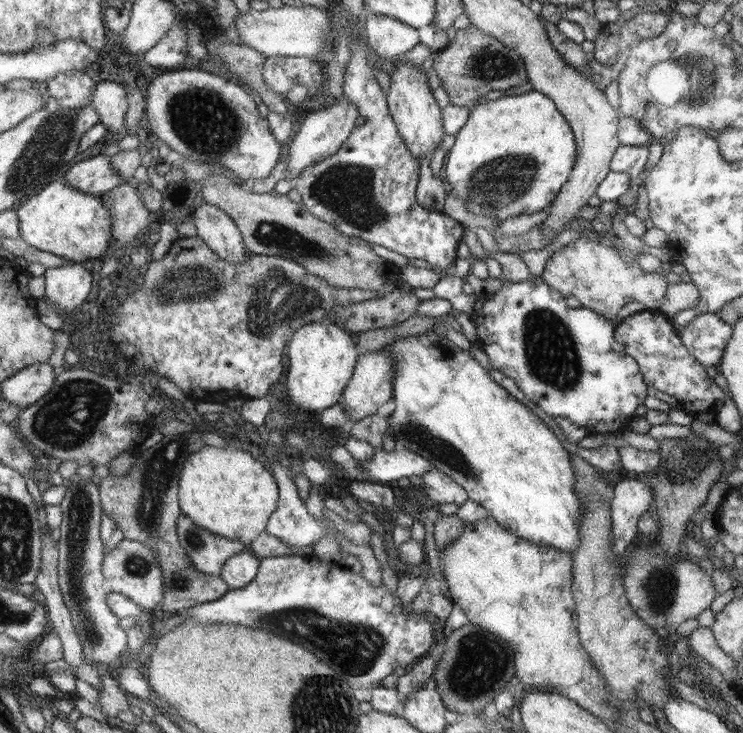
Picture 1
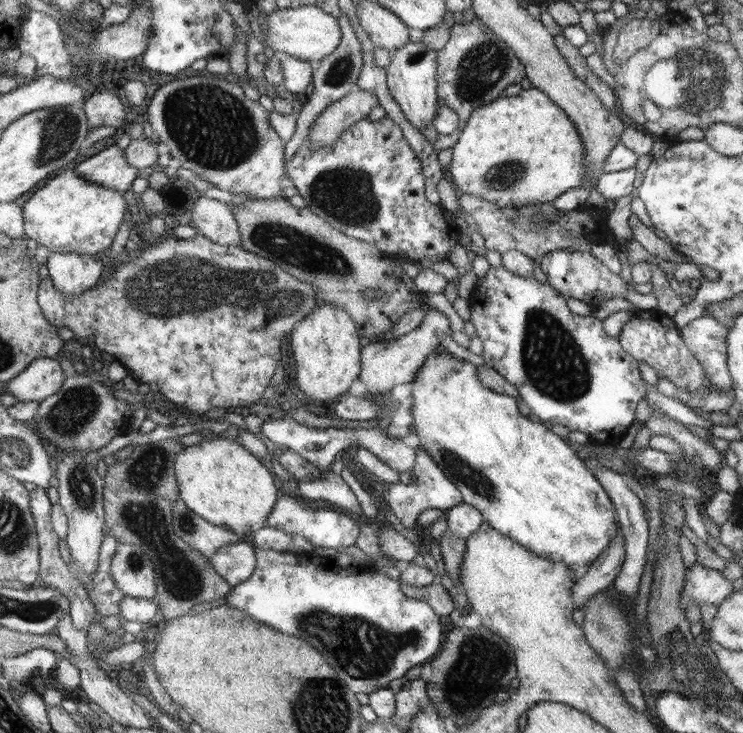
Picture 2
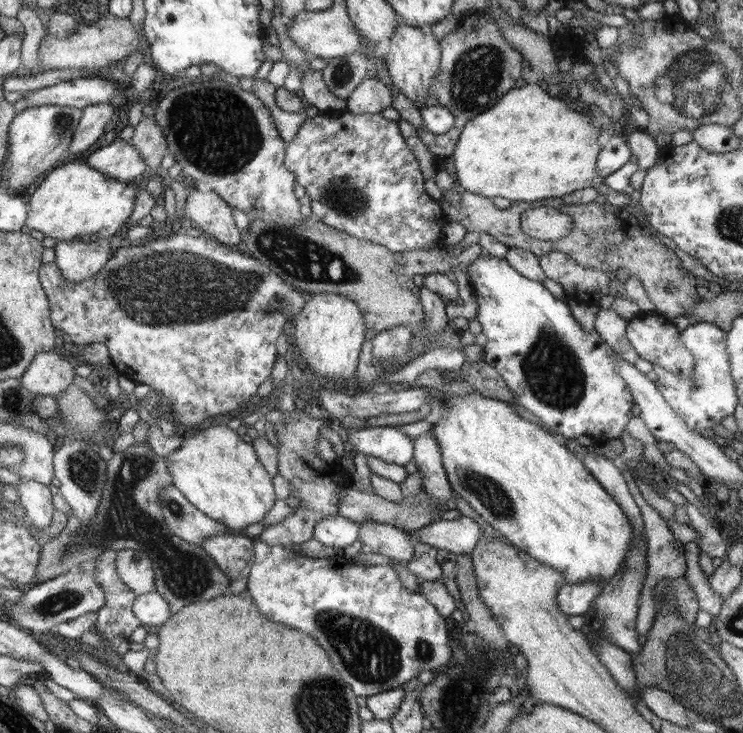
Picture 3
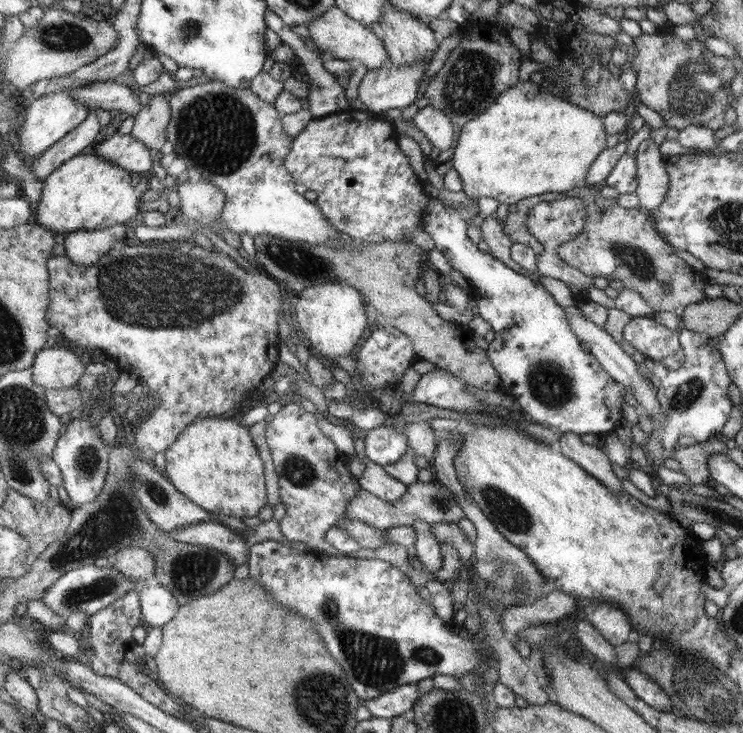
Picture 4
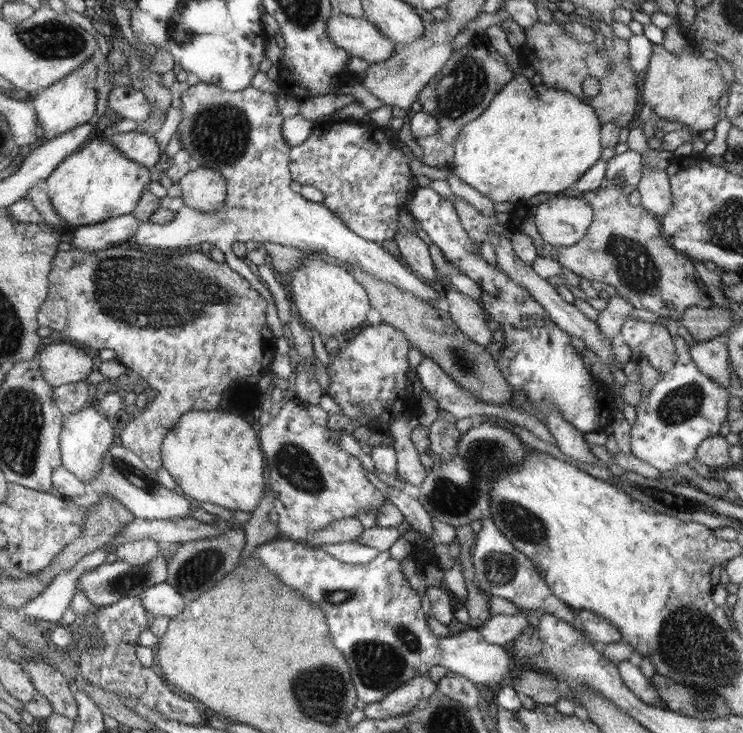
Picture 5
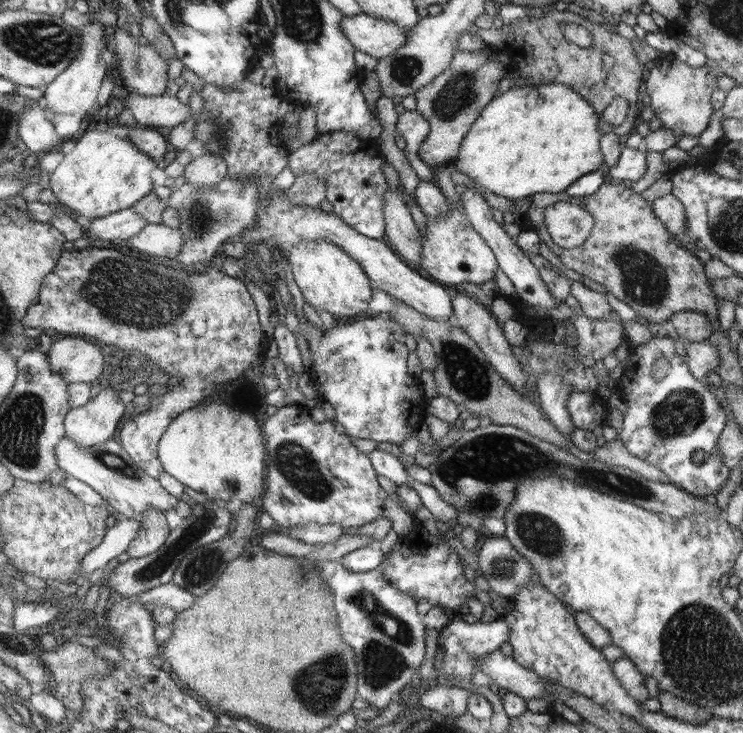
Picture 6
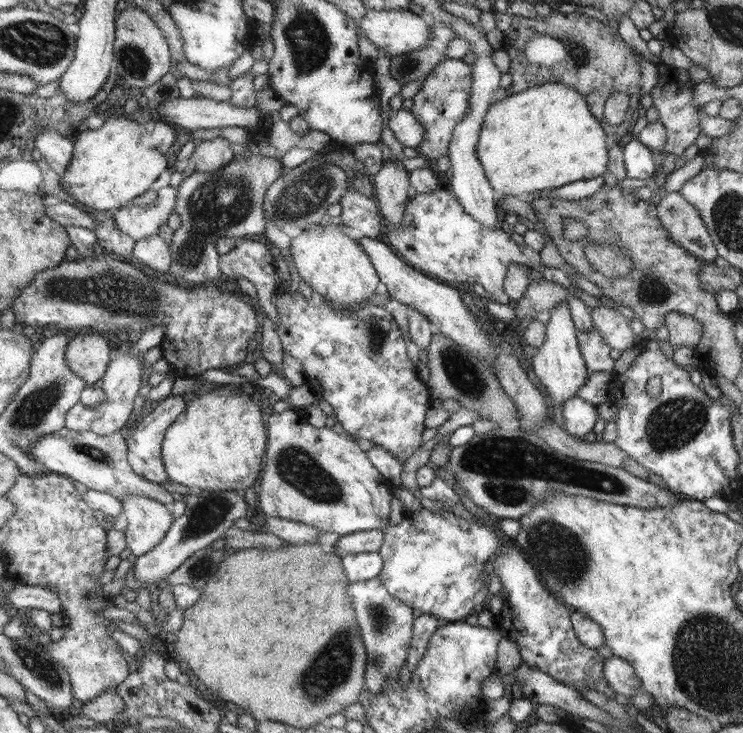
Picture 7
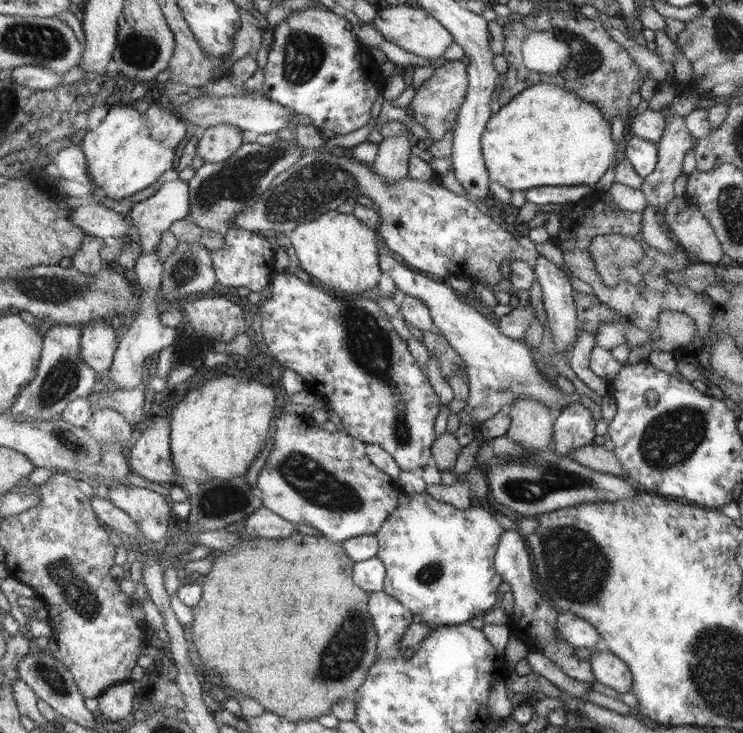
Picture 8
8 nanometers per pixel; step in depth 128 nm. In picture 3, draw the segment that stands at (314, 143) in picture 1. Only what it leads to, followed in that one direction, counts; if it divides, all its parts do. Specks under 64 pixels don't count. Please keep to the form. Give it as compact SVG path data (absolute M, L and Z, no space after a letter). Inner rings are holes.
M367 76L345 100L345 112L377 115L392 106L395 93L401 93L395 84L392 83L392 86L388 87L377 77Z

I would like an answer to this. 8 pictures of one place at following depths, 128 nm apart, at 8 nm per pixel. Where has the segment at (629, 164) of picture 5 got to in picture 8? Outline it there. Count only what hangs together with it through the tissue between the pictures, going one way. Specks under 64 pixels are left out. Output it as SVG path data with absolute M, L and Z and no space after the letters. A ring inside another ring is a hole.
M629 135L625 139L624 156L631 162L632 168L646 178L657 163L657 145L638 136Z

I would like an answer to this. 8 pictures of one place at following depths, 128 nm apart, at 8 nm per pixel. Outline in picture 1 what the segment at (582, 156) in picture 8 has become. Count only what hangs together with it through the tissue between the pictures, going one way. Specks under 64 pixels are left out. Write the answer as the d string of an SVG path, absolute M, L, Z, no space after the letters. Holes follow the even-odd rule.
M532 89L520 96L504 96L472 107L467 123L455 135L455 145L444 159L441 175L450 192L461 198L472 214L485 214L502 221L549 207L569 180L576 160L576 136L572 136L569 121L548 95Z

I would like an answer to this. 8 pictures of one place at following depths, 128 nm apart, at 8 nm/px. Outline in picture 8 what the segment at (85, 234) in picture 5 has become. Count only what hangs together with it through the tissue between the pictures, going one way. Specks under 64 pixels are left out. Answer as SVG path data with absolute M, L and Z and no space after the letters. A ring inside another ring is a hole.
M181 179L168 181L154 196L133 203L129 220L137 228L137 239L142 252L149 253L156 249L161 234L168 231L175 220L189 216L188 187L188 183Z

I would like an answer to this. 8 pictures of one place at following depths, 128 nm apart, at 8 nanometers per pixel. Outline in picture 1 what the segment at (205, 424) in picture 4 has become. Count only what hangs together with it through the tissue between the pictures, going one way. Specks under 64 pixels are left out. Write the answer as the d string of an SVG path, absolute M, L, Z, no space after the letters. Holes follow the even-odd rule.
M236 442L228 444L227 448L206 445L205 448L191 454L184 462L181 471L180 499L181 512L192 519L194 524L217 534L222 538L240 540L247 546L268 529L269 518L277 510L278 488L272 472L268 472L256 456L252 458L250 453L243 451Z

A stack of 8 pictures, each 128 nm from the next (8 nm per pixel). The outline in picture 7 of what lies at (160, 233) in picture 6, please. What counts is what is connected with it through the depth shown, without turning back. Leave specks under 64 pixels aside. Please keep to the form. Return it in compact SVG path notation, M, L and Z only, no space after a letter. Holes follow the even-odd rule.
M159 234L135 241L133 255L139 262L150 266L156 274L169 270L172 264L171 243Z

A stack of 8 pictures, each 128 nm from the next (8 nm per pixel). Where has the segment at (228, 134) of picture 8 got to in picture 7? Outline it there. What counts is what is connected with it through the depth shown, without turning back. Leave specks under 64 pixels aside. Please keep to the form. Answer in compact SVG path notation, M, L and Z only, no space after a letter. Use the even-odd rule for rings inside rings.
M217 136L214 140L204 140L202 145L195 146L195 151L189 160L195 164L194 173L210 173L233 162L233 154L232 144L225 138Z

